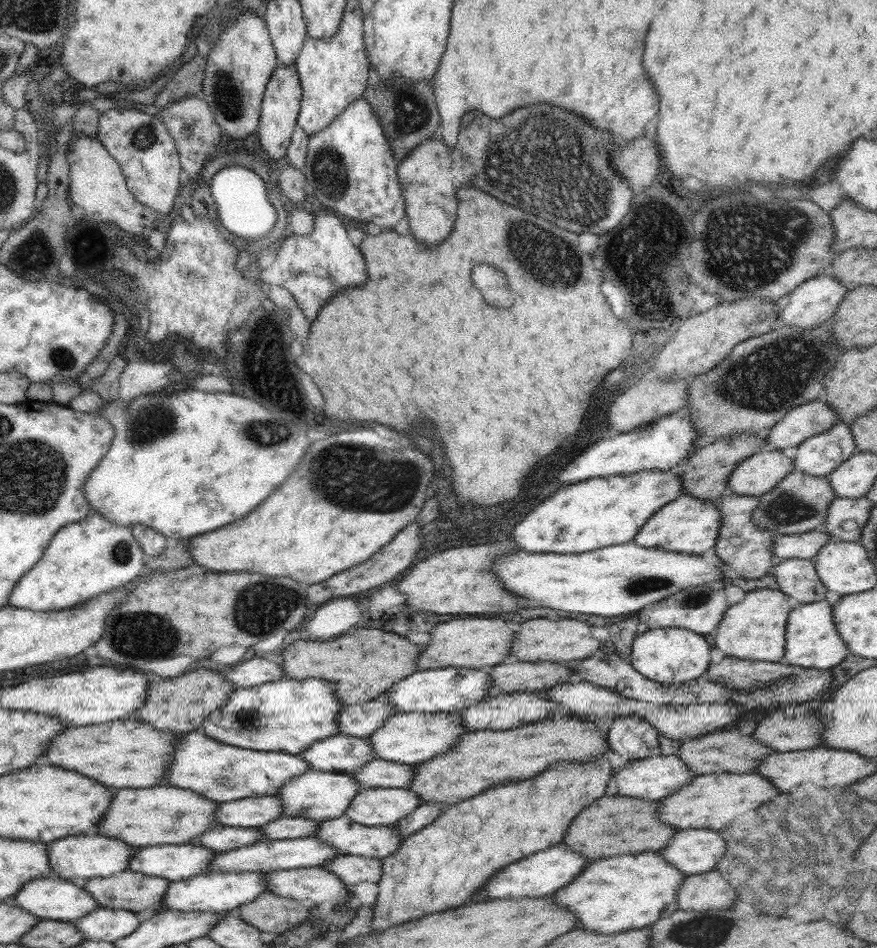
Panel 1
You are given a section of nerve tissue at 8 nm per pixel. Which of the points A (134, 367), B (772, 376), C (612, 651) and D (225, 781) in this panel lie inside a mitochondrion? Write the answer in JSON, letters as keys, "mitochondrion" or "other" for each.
{"A":"other","B":"mitochondrion","C":"other","D":"mitochondrion"}

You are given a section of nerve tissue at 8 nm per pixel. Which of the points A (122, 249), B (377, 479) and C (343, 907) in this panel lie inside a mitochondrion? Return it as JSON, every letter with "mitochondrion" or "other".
{"A":"other","B":"mitochondrion","C":"other"}

